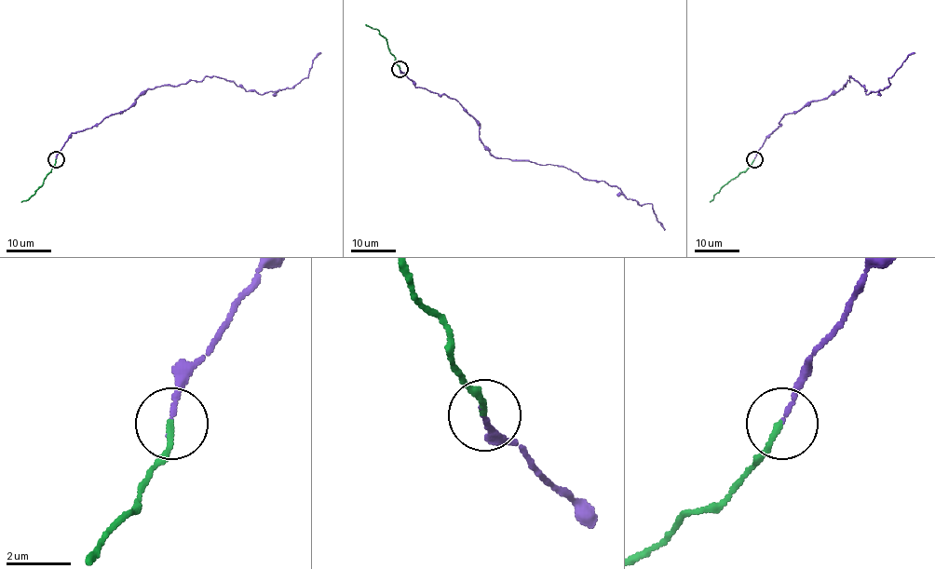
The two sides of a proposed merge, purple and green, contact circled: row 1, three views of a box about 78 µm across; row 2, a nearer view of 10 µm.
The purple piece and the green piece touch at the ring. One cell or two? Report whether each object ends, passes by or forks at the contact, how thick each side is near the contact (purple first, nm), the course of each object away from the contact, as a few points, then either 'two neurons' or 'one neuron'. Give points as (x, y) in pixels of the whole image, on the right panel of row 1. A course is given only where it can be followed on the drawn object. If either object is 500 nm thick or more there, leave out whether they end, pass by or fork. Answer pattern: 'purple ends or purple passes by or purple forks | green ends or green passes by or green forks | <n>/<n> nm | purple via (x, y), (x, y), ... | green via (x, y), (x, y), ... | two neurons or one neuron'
purple ends | green ends | 130/180 nm | purple via (753, 159), (785, 115), (827, 99), (851, 75), (865, 94), (884, 89), (888, 78), (915, 53) | green via (753, 159), (710, 202) | one neuron

